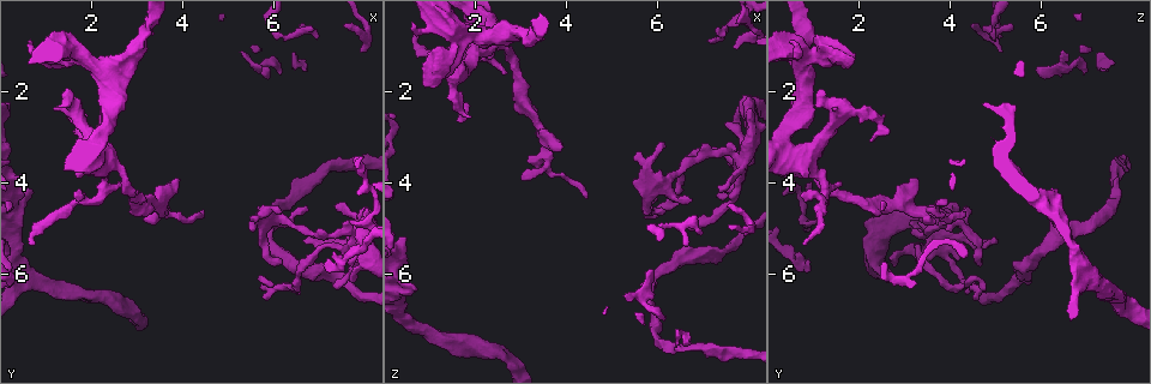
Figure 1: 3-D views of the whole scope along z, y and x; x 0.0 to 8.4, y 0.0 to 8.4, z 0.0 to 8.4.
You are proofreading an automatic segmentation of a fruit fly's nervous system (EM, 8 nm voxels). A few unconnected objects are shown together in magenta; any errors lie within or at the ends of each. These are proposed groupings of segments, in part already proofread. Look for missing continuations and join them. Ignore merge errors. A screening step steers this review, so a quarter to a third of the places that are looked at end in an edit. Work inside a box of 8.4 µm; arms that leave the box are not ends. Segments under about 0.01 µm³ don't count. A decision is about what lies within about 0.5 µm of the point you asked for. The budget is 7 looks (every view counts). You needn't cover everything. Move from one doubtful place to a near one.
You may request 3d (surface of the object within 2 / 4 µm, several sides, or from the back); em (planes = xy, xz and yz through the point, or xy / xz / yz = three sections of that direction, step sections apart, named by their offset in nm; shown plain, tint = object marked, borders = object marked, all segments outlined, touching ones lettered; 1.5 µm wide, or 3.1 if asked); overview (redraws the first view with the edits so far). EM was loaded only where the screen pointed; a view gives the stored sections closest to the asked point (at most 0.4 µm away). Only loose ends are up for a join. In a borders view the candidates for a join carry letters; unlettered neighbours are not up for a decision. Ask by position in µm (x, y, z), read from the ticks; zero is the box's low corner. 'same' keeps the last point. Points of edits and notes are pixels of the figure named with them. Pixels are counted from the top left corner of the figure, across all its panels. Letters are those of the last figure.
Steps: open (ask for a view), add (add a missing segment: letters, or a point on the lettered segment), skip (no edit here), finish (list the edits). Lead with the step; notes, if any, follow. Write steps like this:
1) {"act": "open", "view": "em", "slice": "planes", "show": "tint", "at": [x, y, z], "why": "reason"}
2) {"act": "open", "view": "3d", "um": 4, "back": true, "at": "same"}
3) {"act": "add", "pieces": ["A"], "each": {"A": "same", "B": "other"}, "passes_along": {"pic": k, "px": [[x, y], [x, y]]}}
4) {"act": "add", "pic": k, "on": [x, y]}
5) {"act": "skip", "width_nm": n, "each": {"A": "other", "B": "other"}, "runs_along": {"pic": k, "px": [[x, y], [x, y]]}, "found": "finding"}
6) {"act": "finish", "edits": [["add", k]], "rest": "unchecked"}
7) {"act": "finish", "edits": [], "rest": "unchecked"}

{"act": "open", "view": "em", "slice": "xz", "step": 4, "show": "borders", "at": [7.10, 5.85, 0.90], "why": "an open end"}

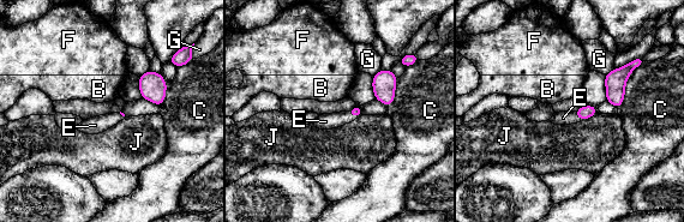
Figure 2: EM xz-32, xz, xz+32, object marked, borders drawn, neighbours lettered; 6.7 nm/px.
{"act": "add", "pieces": ["E"], "each": {"B": "other", "C": "other", "E": "same", "F": "other", "G": "other", "J": "other"}, "passes_along": {"pic": 2, "px": [[355, 110], [353, 115], [325, 121]]}, "found": "the neuron continues"}

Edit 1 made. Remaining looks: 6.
{"act": "open", "view": "em", "slice": "yz", "step": 4, "show": "borders", "at": [5.60, 4.55, 6.20], "why": "an open end"}

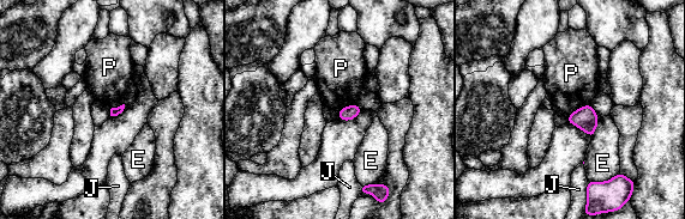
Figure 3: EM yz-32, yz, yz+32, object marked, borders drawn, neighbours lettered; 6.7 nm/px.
{"act": "skip", "longest_contact_nm": ["E", 220], "each": {"E": "other", "J": "other", "P": "other"}, "border": {"pic": 3, "px": [[589, 103], [574, 110], [566, 117]]}, "found": "no lettered segment goes on from it"}

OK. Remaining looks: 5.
{"act": "finish", "edits": [["add", 2]], "rest": "unchecked"}

